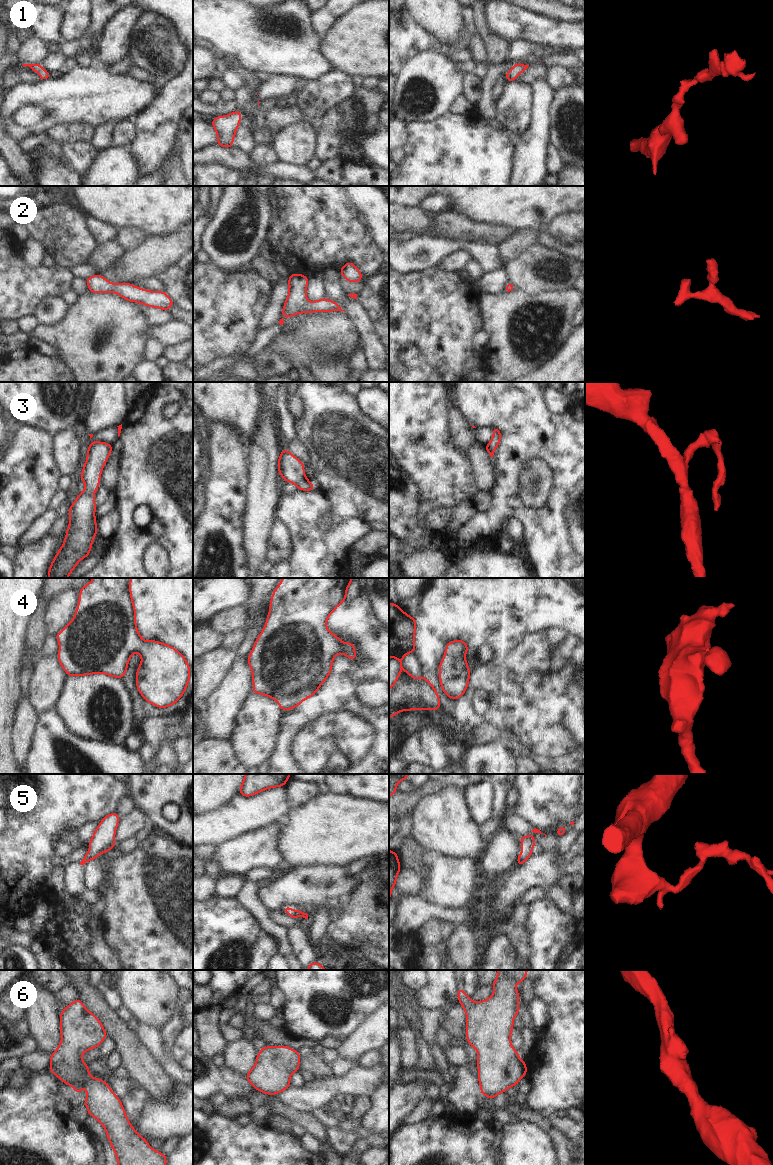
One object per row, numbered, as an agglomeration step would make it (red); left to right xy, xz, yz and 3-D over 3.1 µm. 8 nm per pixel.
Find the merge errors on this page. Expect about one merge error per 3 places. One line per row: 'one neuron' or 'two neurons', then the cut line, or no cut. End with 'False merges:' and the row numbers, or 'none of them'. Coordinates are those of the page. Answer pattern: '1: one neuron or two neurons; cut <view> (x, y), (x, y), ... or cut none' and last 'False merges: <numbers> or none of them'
1: one neuron; cut none
2: one neuron; cut none
3: one neuron; cut none
4: one neuron; cut none
5: one neuron; cut none
6: one neuron; cut none
False merges: none of them

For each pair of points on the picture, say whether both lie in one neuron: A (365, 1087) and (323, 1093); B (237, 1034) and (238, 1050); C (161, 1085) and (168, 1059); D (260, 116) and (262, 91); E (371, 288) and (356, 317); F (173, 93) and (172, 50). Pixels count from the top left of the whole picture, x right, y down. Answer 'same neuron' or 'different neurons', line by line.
A: same neuron
B: different neurons
C: different neurons
D: different neurons
E: different neurons
F: different neurons

